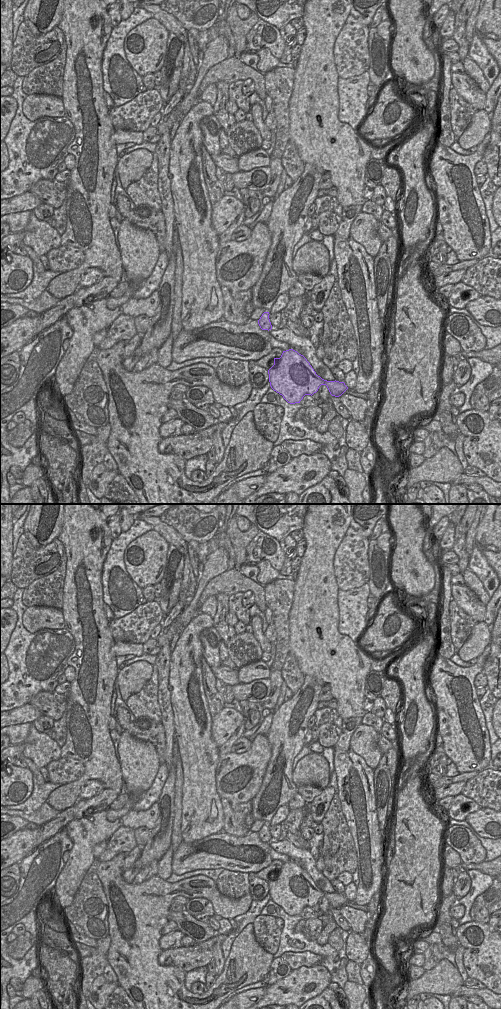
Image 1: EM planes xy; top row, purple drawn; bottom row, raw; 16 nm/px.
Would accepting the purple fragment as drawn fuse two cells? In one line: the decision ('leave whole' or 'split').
leave whole

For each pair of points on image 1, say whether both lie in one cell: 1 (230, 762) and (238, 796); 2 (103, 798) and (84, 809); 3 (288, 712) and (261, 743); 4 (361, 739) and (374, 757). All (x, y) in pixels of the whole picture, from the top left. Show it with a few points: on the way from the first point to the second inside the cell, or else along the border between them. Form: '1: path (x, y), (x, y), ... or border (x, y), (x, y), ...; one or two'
1: path (233, 770), (234, 788); one
2: path (98, 803), (89, 806); one
3: border (266, 735), (270, 745), (269, 760); two
4: path (364, 743), (371, 753); one

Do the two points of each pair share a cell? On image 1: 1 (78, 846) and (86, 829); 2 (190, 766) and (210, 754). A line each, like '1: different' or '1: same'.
1: same
2: same

